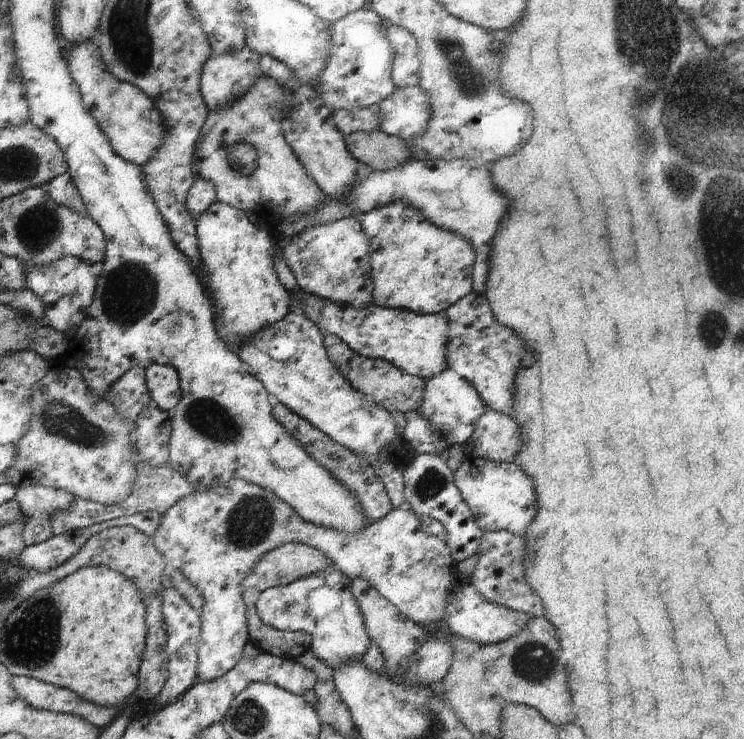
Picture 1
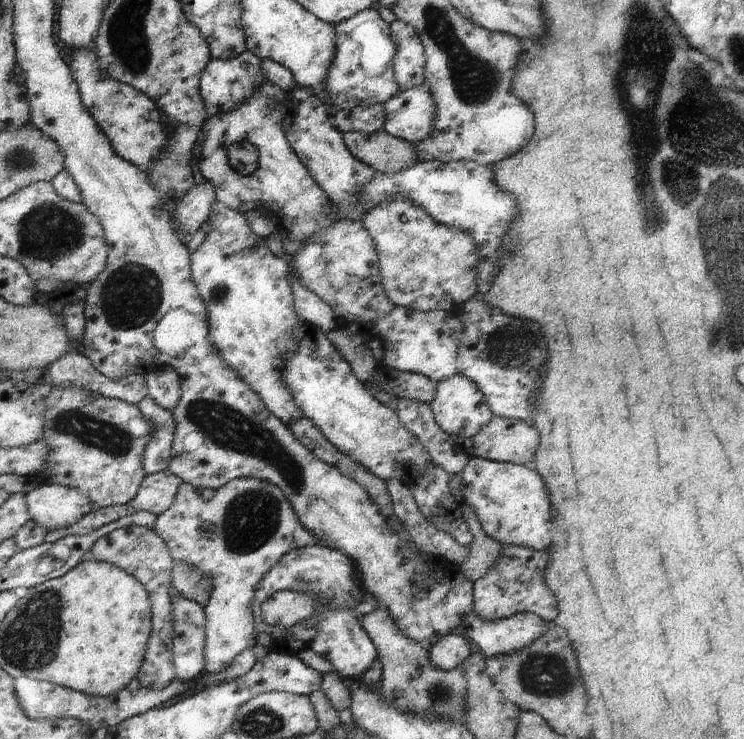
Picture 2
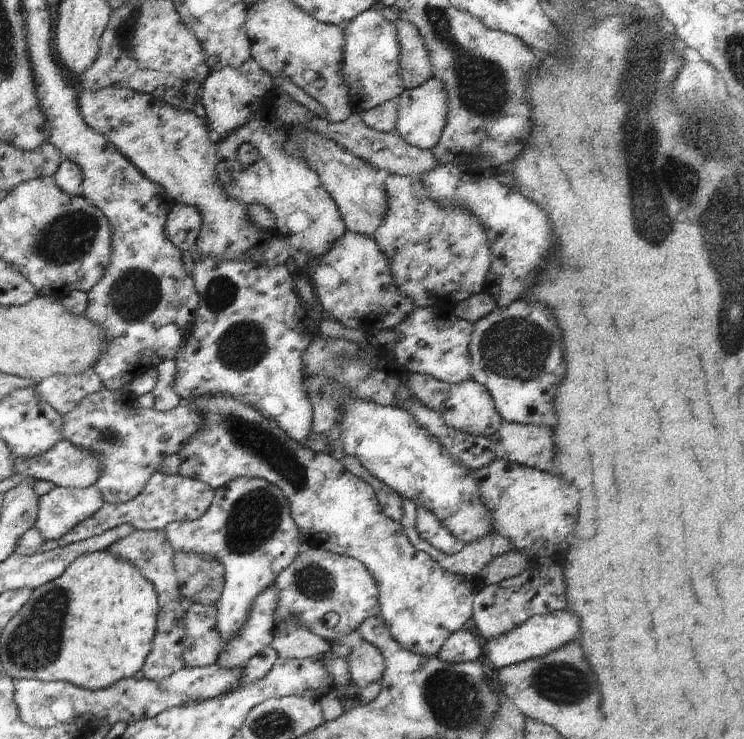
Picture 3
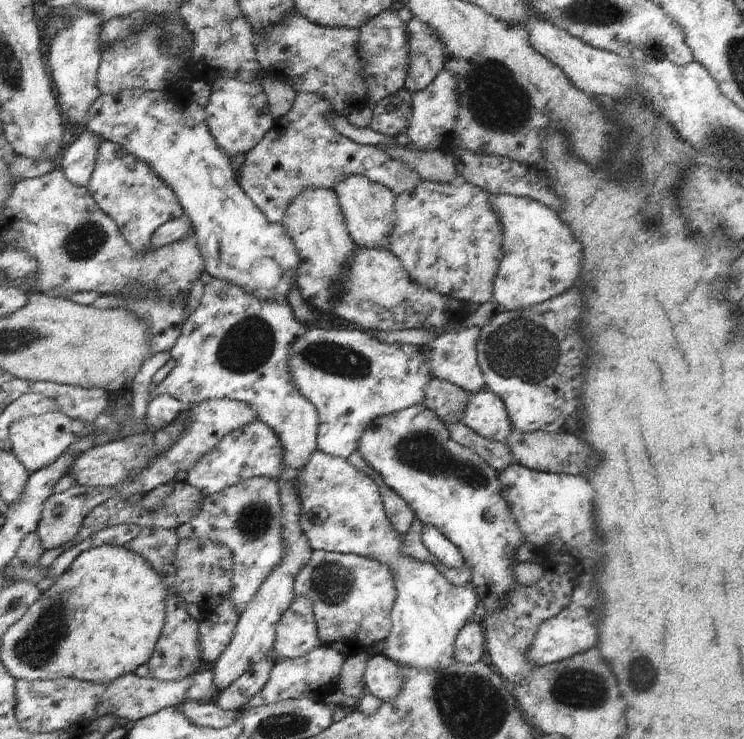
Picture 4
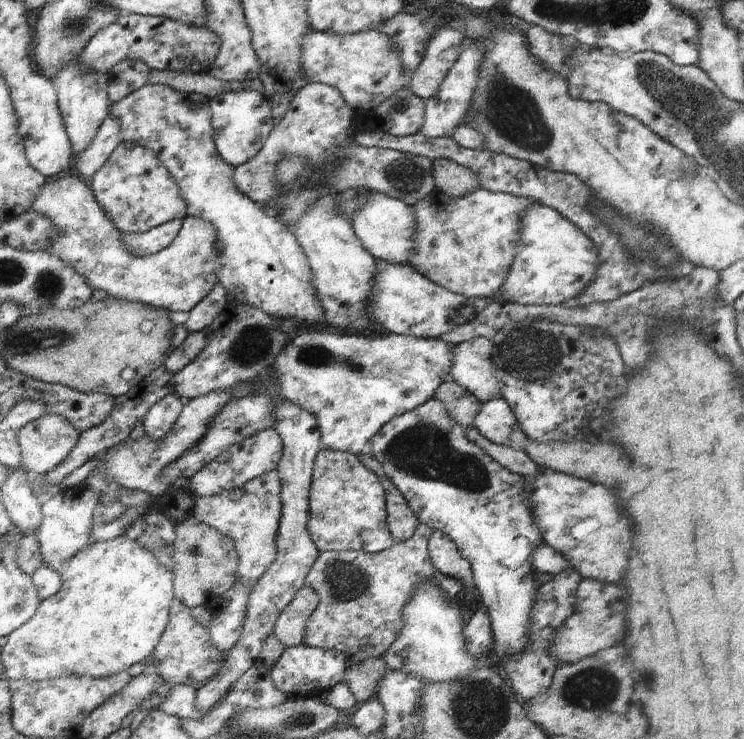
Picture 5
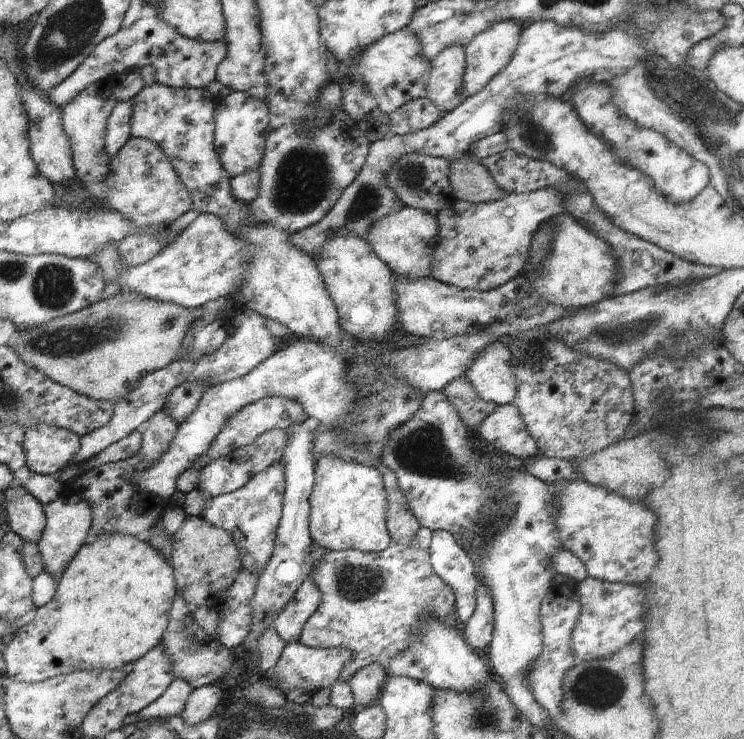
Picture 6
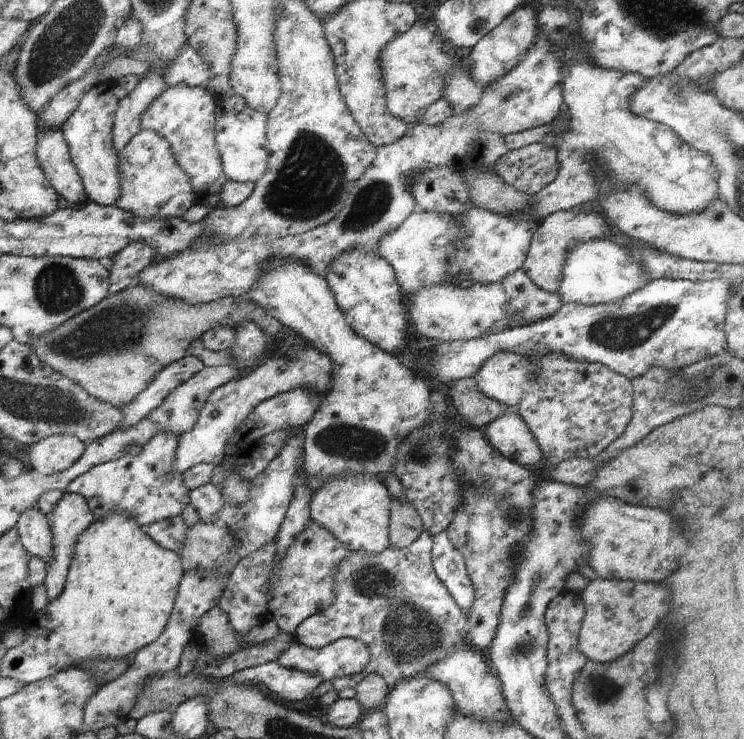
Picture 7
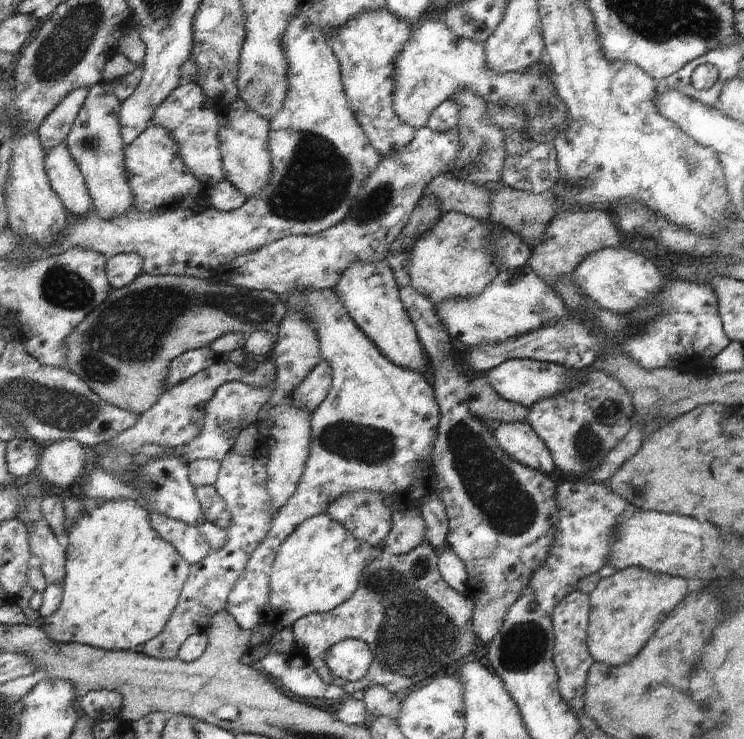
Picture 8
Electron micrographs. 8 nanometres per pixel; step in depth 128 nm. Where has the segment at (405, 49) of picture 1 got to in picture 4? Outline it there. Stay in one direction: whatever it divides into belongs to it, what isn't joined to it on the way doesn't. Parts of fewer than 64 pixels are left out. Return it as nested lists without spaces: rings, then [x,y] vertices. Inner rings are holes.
[[[420,19],[406,24],[410,44],[410,68],[406,79],[409,94],[427,89],[443,69],[443,44],[432,29]]]

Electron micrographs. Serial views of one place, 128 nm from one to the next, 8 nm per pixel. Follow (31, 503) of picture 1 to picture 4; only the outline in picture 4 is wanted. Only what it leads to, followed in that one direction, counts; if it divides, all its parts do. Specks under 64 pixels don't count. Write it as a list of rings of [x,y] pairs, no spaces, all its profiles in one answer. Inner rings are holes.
[[[74,485],[70,490],[63,493],[55,493],[43,504],[42,518],[36,531],[41,538],[44,550],[65,546],[74,540],[74,537],[81,531],[83,521],[87,516],[101,504],[108,502],[116,496],[113,487],[89,488]]]

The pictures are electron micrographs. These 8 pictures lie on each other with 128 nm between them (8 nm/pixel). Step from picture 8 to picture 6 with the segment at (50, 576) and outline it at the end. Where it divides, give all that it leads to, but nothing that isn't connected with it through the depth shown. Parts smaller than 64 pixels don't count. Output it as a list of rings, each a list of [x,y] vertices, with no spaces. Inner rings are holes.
[[[15,481],[6,491],[8,527],[16,532],[24,544],[37,544],[43,540],[47,528],[44,504],[25,487]]]

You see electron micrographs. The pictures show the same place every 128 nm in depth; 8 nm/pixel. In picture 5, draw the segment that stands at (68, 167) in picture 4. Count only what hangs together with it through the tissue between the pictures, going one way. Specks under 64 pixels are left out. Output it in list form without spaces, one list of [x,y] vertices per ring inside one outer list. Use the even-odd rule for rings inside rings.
[[[110,116],[103,123],[91,148],[87,148],[87,152],[83,152],[81,156],[74,159],[72,172],[90,181],[92,176],[95,176],[105,166],[107,160],[111,158],[111,155],[117,150],[117,146],[122,142],[122,125],[115,116]]]

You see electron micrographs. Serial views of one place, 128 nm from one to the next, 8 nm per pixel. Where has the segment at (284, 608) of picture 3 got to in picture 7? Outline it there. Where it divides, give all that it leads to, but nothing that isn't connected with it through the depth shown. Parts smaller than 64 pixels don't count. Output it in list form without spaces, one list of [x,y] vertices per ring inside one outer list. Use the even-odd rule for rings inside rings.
[[[424,530],[419,540],[407,548],[389,547],[379,554],[353,551],[335,572],[335,604],[327,612],[319,612],[299,626],[295,634],[296,640],[312,649],[320,649],[345,638],[359,640],[370,649],[370,663],[363,674],[357,674],[355,680],[343,680],[345,686],[335,686],[335,690],[341,692],[349,688],[356,689],[367,676],[374,674],[382,676],[392,690],[399,682],[423,675],[431,664],[443,660],[443,656],[453,650],[455,642],[465,636],[468,631],[466,614],[434,569],[433,537],[429,531]]]

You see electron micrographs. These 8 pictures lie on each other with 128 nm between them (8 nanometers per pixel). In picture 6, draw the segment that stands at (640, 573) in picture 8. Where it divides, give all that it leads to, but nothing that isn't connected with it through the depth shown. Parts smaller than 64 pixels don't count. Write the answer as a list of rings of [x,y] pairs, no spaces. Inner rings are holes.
[[[588,576],[573,589],[580,613],[571,631],[571,650],[578,662],[607,658],[643,630],[643,590],[639,586],[609,584]]]

